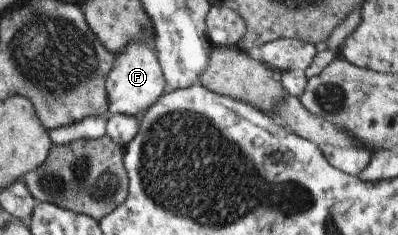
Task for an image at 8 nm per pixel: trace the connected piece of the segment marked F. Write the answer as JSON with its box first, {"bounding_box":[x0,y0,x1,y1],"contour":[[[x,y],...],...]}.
{"bounding_box":[106,42,165,117],"contour":[[[128,42],[124,50],[115,55],[112,70],[106,78],[109,114],[138,117],[146,112],[164,93],[165,78],[154,48],[142,42]]]}

